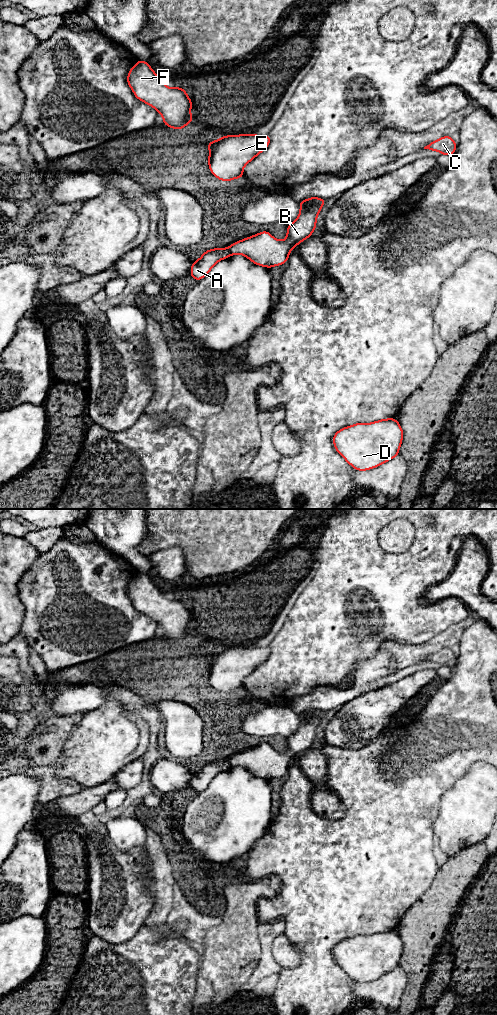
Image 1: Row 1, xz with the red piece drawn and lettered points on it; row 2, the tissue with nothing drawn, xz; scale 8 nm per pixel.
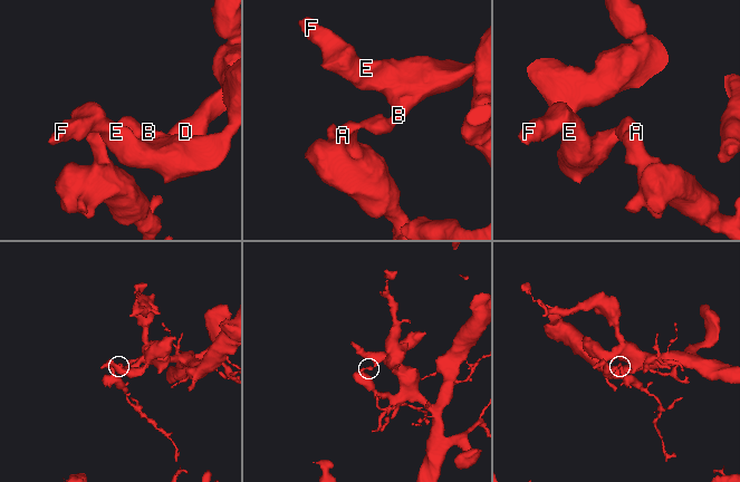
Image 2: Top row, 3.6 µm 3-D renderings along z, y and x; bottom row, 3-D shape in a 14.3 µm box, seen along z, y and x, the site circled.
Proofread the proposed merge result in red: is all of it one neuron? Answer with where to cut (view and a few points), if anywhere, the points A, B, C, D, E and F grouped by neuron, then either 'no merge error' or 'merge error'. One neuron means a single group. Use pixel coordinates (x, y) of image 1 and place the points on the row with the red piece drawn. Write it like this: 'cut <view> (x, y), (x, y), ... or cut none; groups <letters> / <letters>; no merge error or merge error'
cut xz (227, 248), (231, 254); groups A / B C D E F; merge error

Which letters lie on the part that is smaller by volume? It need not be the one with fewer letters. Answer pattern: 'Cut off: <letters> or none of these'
Cut off: A

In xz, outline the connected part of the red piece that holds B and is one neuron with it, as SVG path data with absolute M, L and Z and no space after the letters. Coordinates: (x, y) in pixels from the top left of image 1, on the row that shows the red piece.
M311 197L299 202L300 213L296 220L287 226L285 240L278 240L268 231L262 231L231 244L228 247L231 255L244 255L254 264L267 268L284 264L288 261L292 248L312 236L325 200Z

